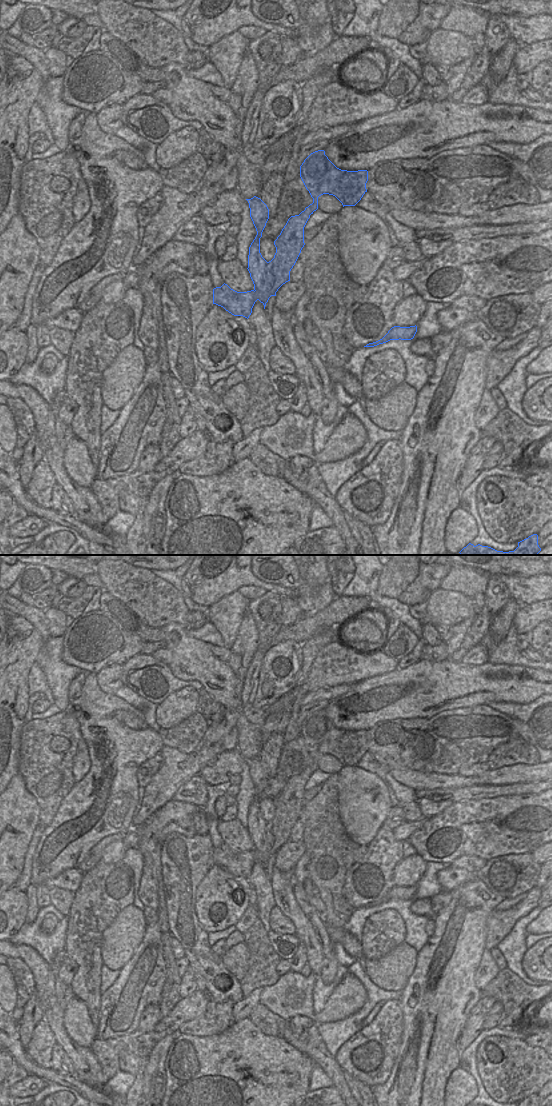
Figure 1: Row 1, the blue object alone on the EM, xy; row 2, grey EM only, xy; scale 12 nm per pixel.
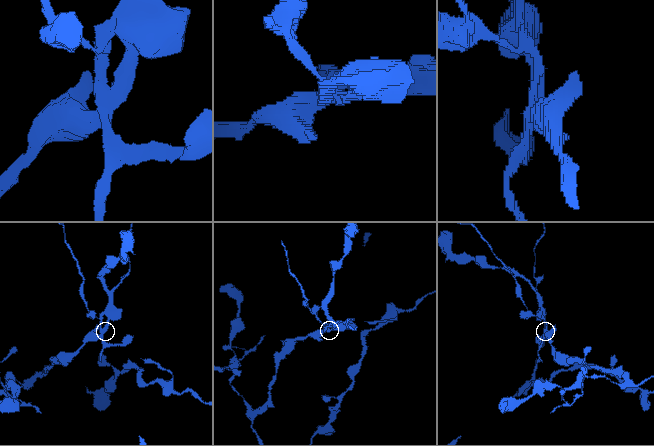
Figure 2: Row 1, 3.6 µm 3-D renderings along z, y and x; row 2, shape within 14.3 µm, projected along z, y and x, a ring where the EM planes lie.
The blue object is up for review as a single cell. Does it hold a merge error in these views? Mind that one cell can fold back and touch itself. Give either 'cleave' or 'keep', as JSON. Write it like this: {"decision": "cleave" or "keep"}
{"decision": "cleave"}

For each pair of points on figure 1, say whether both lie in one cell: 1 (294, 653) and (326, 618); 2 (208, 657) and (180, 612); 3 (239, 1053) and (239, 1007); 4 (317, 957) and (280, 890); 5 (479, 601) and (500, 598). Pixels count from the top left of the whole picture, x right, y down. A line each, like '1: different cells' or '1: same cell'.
1: different cells
2: different cells
3: different cells
4: same cell
5: different cells

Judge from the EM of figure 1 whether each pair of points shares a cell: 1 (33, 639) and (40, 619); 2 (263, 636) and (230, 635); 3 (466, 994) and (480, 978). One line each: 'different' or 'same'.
1: different
2: different
3: different

